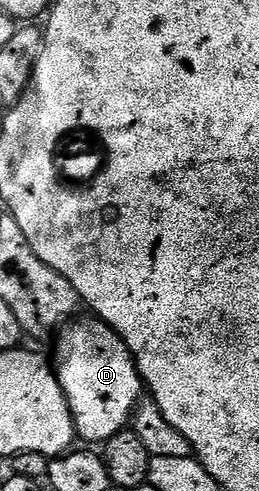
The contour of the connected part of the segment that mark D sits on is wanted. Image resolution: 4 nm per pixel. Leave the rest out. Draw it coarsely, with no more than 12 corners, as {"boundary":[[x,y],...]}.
{"boundary":[[99,317],[59,332],[54,370],[77,436],[103,445],[145,394]]}

